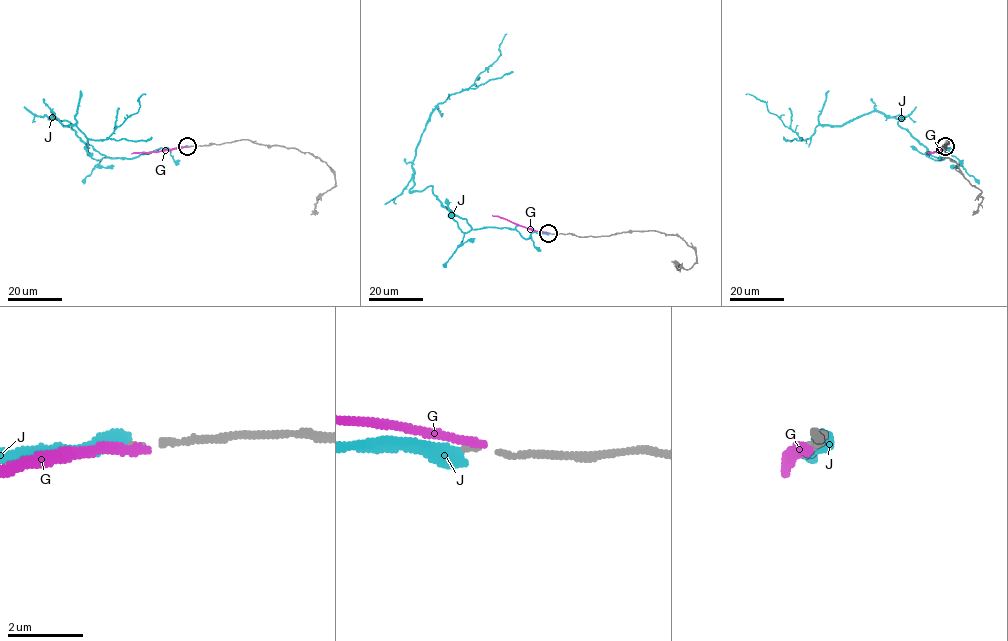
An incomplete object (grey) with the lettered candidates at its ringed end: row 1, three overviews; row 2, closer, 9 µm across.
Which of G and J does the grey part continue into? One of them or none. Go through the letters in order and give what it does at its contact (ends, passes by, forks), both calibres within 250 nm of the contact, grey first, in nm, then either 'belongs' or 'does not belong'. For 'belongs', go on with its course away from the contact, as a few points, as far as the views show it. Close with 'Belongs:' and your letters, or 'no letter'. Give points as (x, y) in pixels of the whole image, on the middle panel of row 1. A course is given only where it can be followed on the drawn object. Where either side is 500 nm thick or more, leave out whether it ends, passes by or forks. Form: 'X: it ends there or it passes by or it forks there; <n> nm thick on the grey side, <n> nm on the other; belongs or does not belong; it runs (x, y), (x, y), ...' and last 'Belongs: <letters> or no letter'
G: it ends there; 160 nm thick on the grey side, 280 nm on the other; does not belong
J: it ends there; 150 nm thick on the grey side, 480 nm on the other; does not belong
Belongs: no letter

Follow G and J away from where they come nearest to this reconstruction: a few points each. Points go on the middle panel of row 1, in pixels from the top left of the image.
G: (549, 233), (492, 215)
J: (548, 233), (524, 238), (508, 228), (472, 229), (432, 186), (409, 191), (429, 115), (501, 55), (506, 34)

